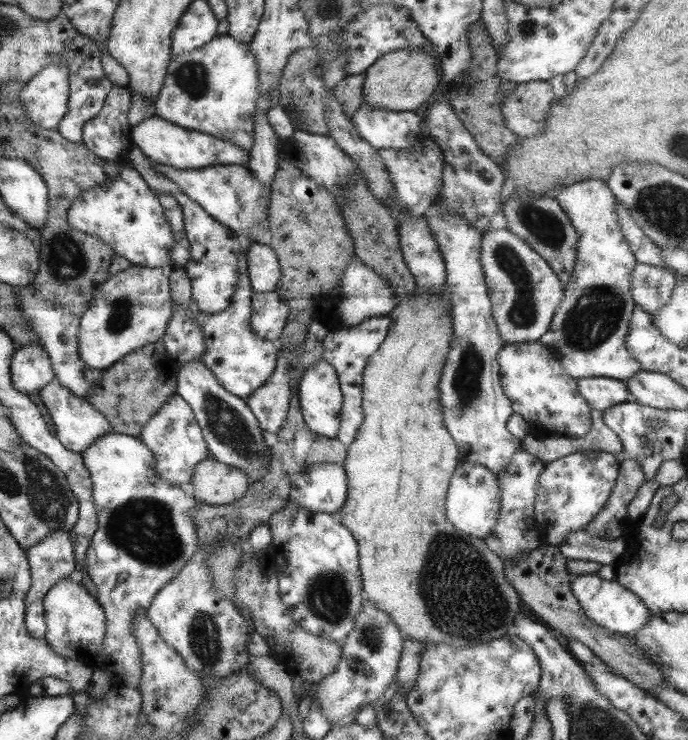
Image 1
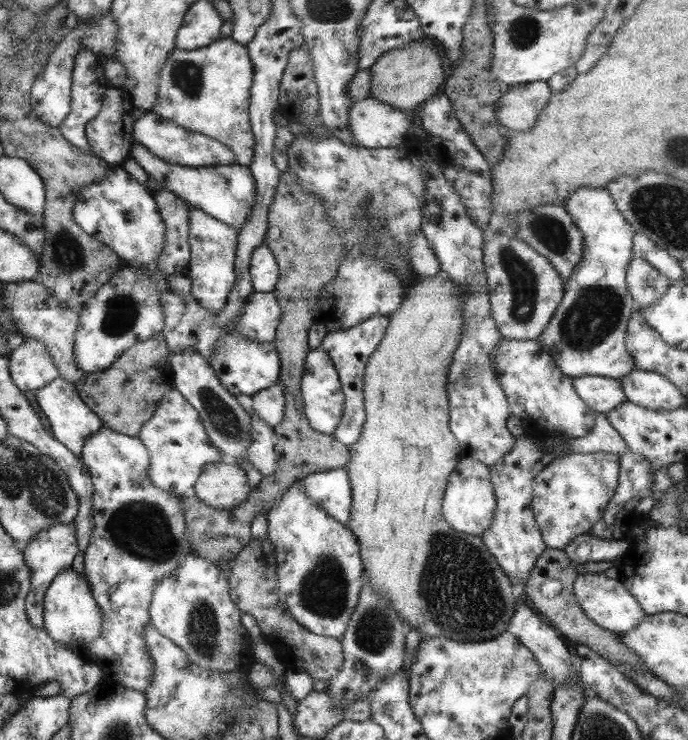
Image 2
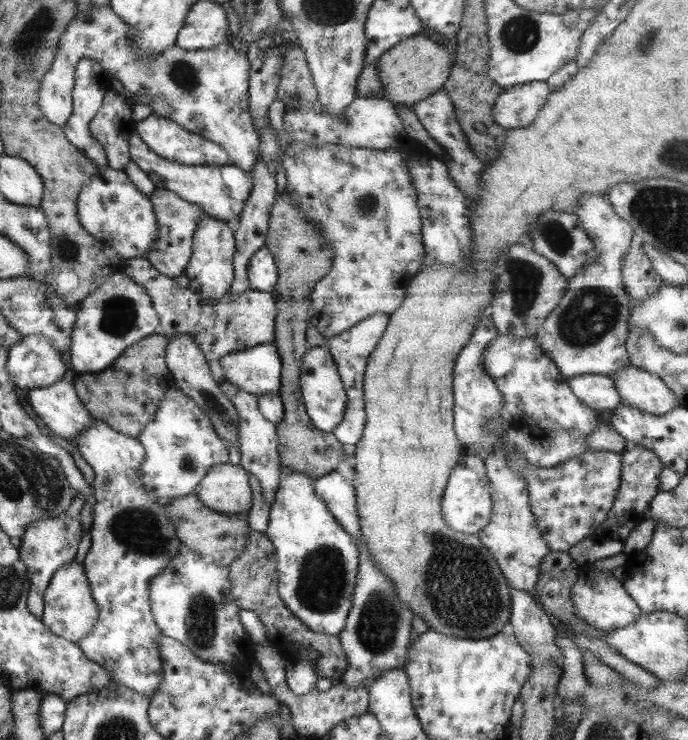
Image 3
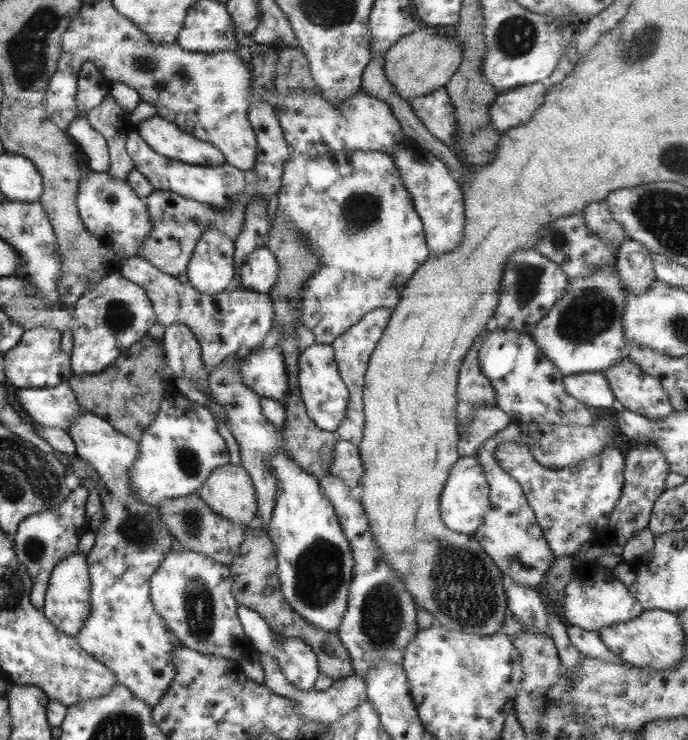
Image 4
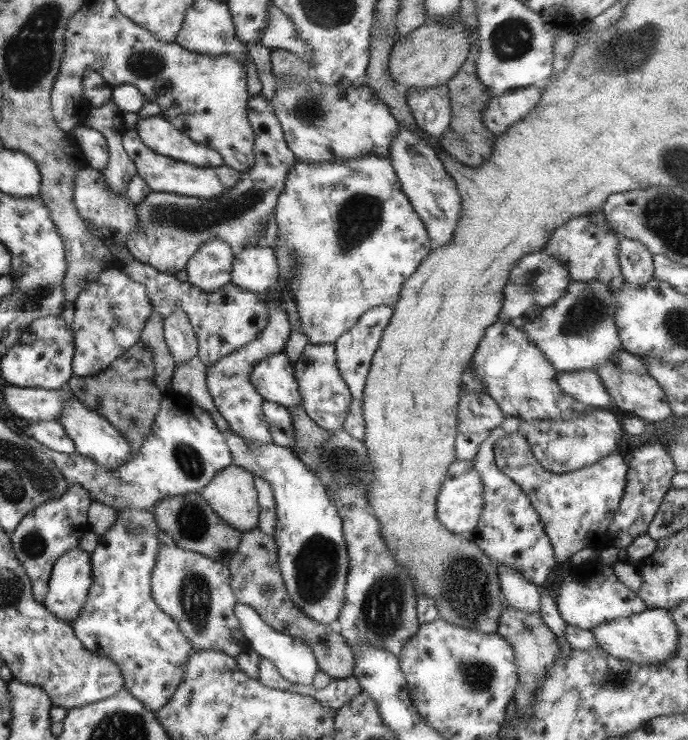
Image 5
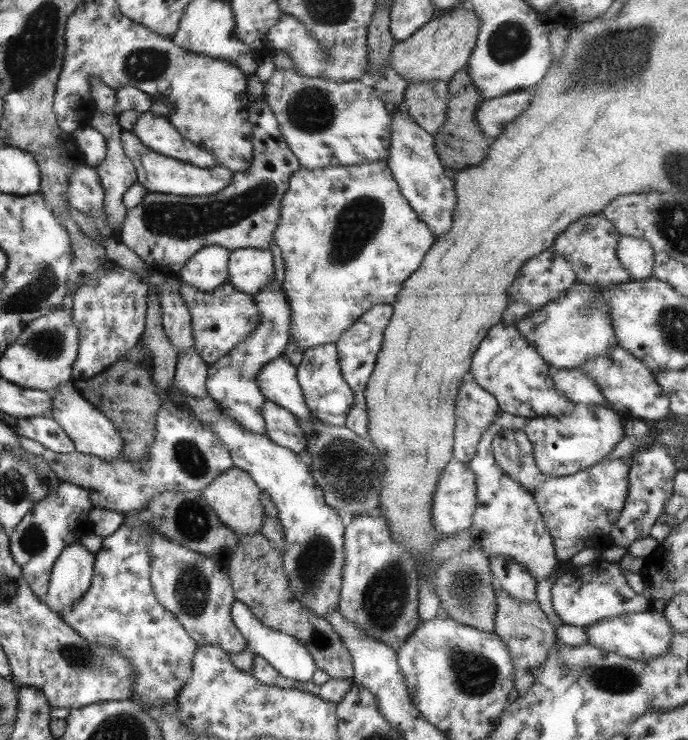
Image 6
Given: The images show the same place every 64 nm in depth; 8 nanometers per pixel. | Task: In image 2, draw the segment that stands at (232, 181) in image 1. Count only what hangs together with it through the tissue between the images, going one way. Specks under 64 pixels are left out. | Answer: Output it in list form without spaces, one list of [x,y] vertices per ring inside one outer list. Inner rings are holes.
[[[133,141],[129,155],[136,163],[161,184],[163,189],[176,194],[181,200],[189,205],[200,209],[215,221],[241,229],[244,221],[252,210],[255,201],[255,184],[251,172],[246,166],[239,164],[189,167],[179,166],[161,161],[160,158],[152,156],[141,144]]]

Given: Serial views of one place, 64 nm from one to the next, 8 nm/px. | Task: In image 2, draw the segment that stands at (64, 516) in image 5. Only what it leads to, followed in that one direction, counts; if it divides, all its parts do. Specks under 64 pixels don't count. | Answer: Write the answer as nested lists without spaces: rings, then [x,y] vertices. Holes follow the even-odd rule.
[[[74,521],[67,524],[57,523],[51,525],[51,527],[41,529],[41,531],[35,533],[35,535],[29,539],[29,543],[27,543],[27,546],[23,549],[23,560],[30,575],[30,590],[24,601],[24,609],[29,623],[34,628],[43,630],[42,606],[45,592],[47,591],[49,584],[53,581],[53,578],[55,578],[61,570],[71,568],[72,560],[76,553],[77,541],[75,541]]]

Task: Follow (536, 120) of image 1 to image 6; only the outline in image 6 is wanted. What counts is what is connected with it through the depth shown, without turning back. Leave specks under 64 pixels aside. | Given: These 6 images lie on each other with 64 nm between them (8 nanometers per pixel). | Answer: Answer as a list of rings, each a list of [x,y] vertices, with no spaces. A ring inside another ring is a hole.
[[[531,88],[483,100],[474,115],[475,123],[479,126],[482,136],[494,140],[507,123],[524,113],[532,92]]]

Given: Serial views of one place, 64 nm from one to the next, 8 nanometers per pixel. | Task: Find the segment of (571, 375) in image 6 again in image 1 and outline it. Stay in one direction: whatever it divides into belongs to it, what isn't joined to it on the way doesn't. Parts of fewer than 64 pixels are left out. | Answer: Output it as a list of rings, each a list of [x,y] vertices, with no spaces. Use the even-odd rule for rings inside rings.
[[[589,377],[577,379],[577,386],[581,398],[585,400],[594,414],[598,414],[613,404],[631,400],[624,381]]]

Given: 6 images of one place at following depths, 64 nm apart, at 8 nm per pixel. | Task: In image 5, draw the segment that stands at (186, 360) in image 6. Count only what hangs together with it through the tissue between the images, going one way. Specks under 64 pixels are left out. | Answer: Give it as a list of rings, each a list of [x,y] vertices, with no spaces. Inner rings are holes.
[[[197,358],[181,363],[171,378],[171,395],[185,398],[194,408],[205,410],[221,434],[227,433],[228,424],[221,418],[205,384],[206,366]]]

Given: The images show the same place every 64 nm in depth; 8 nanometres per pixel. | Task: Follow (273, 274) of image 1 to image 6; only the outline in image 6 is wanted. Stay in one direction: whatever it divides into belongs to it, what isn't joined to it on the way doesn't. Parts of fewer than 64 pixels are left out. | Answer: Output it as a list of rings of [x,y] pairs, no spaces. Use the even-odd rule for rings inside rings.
[[[238,248],[229,253],[227,283],[243,294],[257,294],[273,279],[273,272],[270,250]]]

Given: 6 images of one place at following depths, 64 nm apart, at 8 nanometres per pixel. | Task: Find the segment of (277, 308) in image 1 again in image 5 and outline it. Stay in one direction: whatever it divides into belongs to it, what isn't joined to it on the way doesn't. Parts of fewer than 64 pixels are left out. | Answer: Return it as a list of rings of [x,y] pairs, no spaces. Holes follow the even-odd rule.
[[[129,258],[122,264],[121,271],[129,278],[145,286],[145,292],[151,308],[165,319],[171,312],[181,309],[193,329],[198,344],[196,357],[206,366],[224,358],[251,342],[267,325],[267,304],[257,294],[241,290],[231,283],[223,285],[213,292],[203,292],[195,288],[189,281],[181,282],[174,275],[155,270],[135,258]]]

